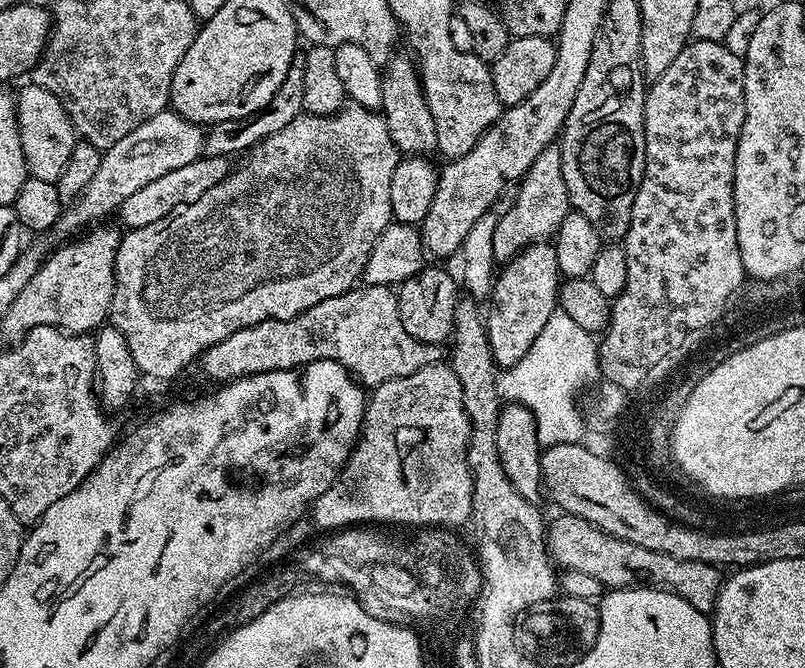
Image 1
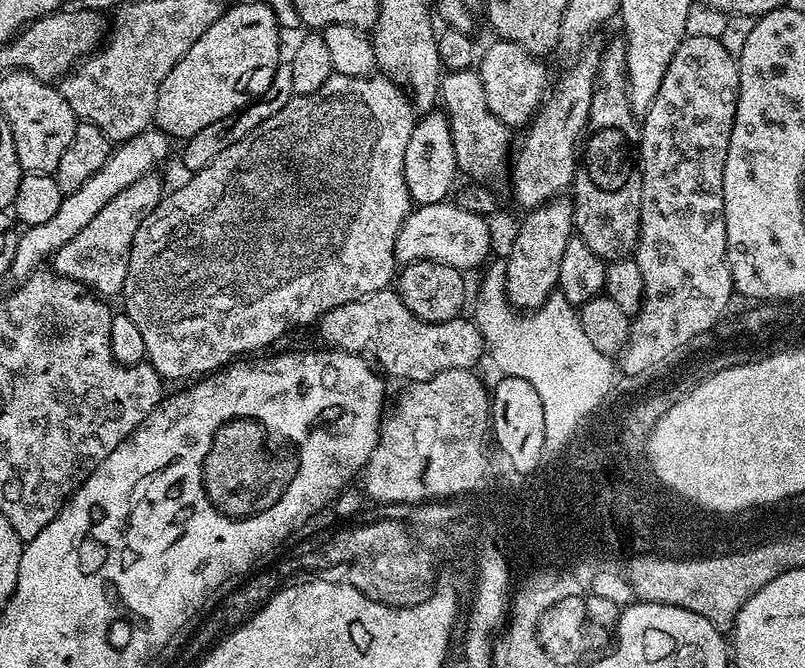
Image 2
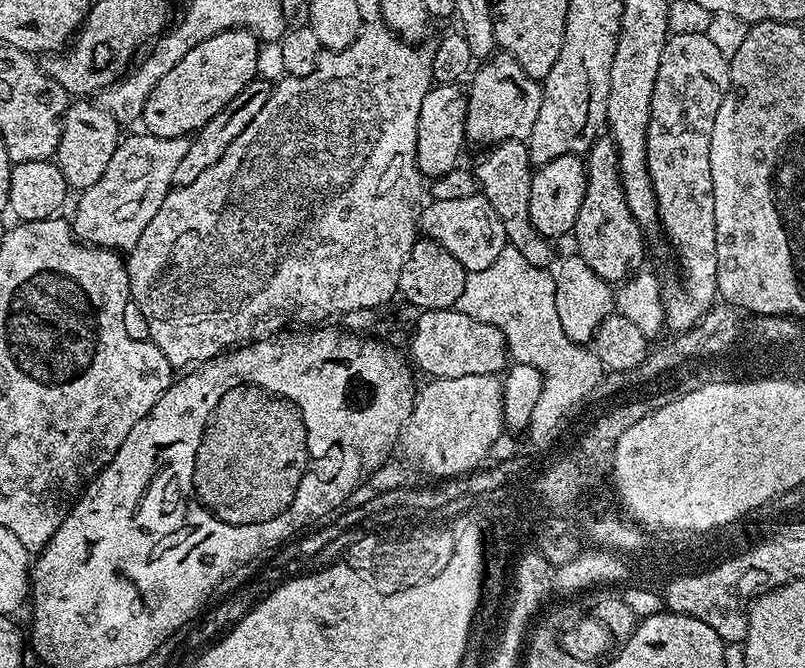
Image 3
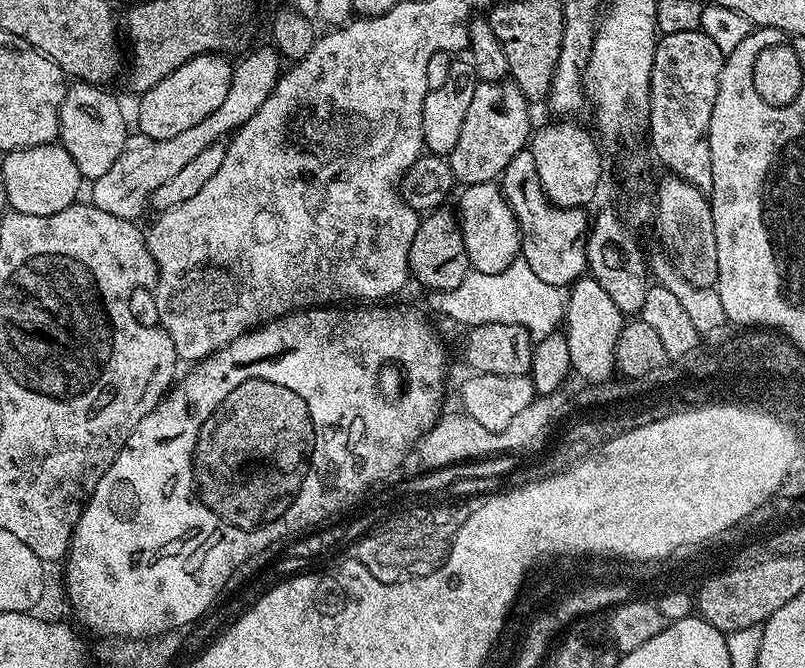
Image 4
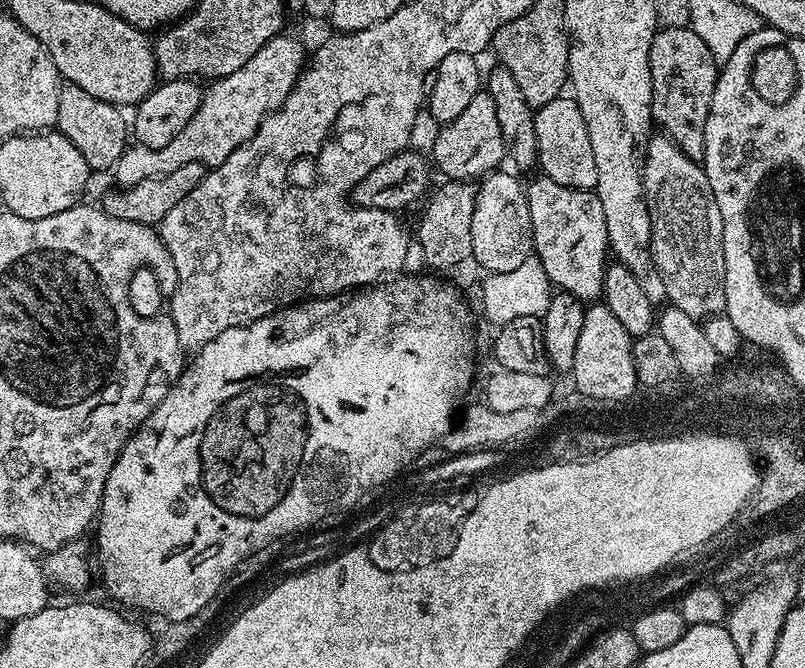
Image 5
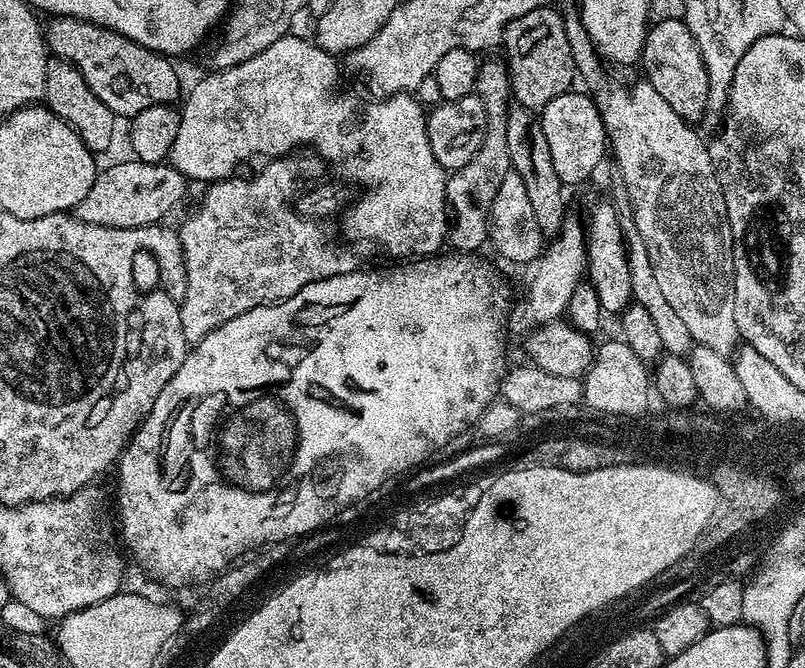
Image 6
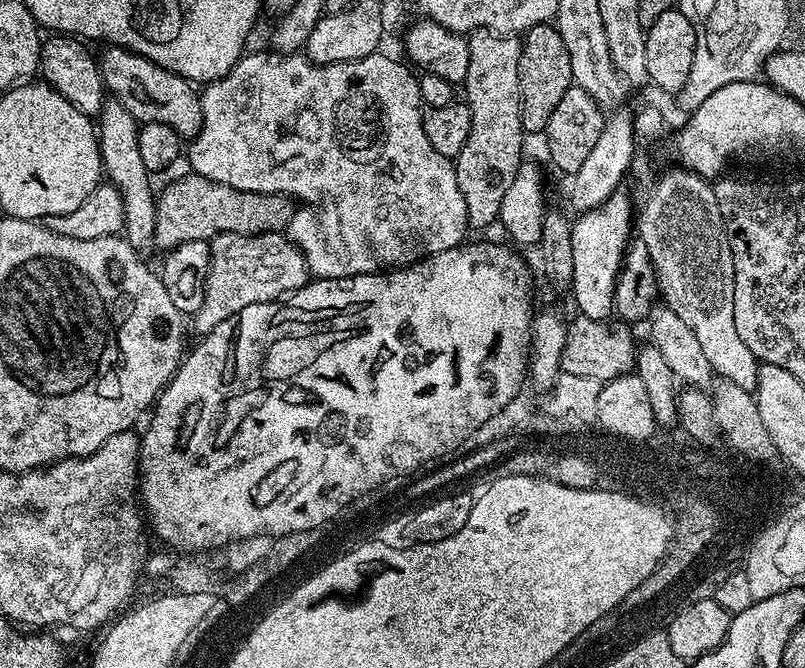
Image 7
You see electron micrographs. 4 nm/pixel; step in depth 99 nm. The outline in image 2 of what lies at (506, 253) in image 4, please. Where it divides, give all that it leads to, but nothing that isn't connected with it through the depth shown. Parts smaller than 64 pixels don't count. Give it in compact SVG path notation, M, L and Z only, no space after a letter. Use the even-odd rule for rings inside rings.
M455 202L413 207L398 232L396 259L401 265L412 264L415 260L437 260L461 270L479 269L489 259L488 251L492 248L492 232L487 222L483 215L471 213Z

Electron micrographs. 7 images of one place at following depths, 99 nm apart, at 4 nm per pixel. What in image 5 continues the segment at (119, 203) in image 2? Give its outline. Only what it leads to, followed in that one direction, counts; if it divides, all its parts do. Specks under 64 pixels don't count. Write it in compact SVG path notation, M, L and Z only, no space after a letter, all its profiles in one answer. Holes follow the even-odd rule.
M281 34L270 42L266 42L266 46L262 46L258 50L258 54L254 54L254 58L250 58L250 62L246 62L246 66L234 70L234 74L226 74L222 78L211 81L207 85L208 88L203 89L200 105L194 118L190 118L190 122L186 122L185 128L167 146L147 148L133 143L125 148L114 169L117 185L120 188L129 188L143 180L170 174L174 170L178 170L178 166L186 166L186 162L198 162L208 170L217 168L222 162L226 162L226 158L230 158L230 154L235 148L241 148L255 134L258 126L269 112L275 112L282 106L282 102L286 102L290 90L296 85L296 79L300 77L305 67L306 52L304 56L303 46L294 37Z

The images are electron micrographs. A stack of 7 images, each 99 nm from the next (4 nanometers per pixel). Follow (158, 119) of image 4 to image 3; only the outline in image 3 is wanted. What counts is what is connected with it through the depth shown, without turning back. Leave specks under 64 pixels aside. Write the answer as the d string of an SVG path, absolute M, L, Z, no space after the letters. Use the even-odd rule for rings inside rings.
M231 28L214 38L198 42L158 86L146 98L142 117L147 135L158 138L191 137L199 132L214 114L221 112L230 101L236 99L247 84L257 79L256 67L260 64L261 41L244 28Z

